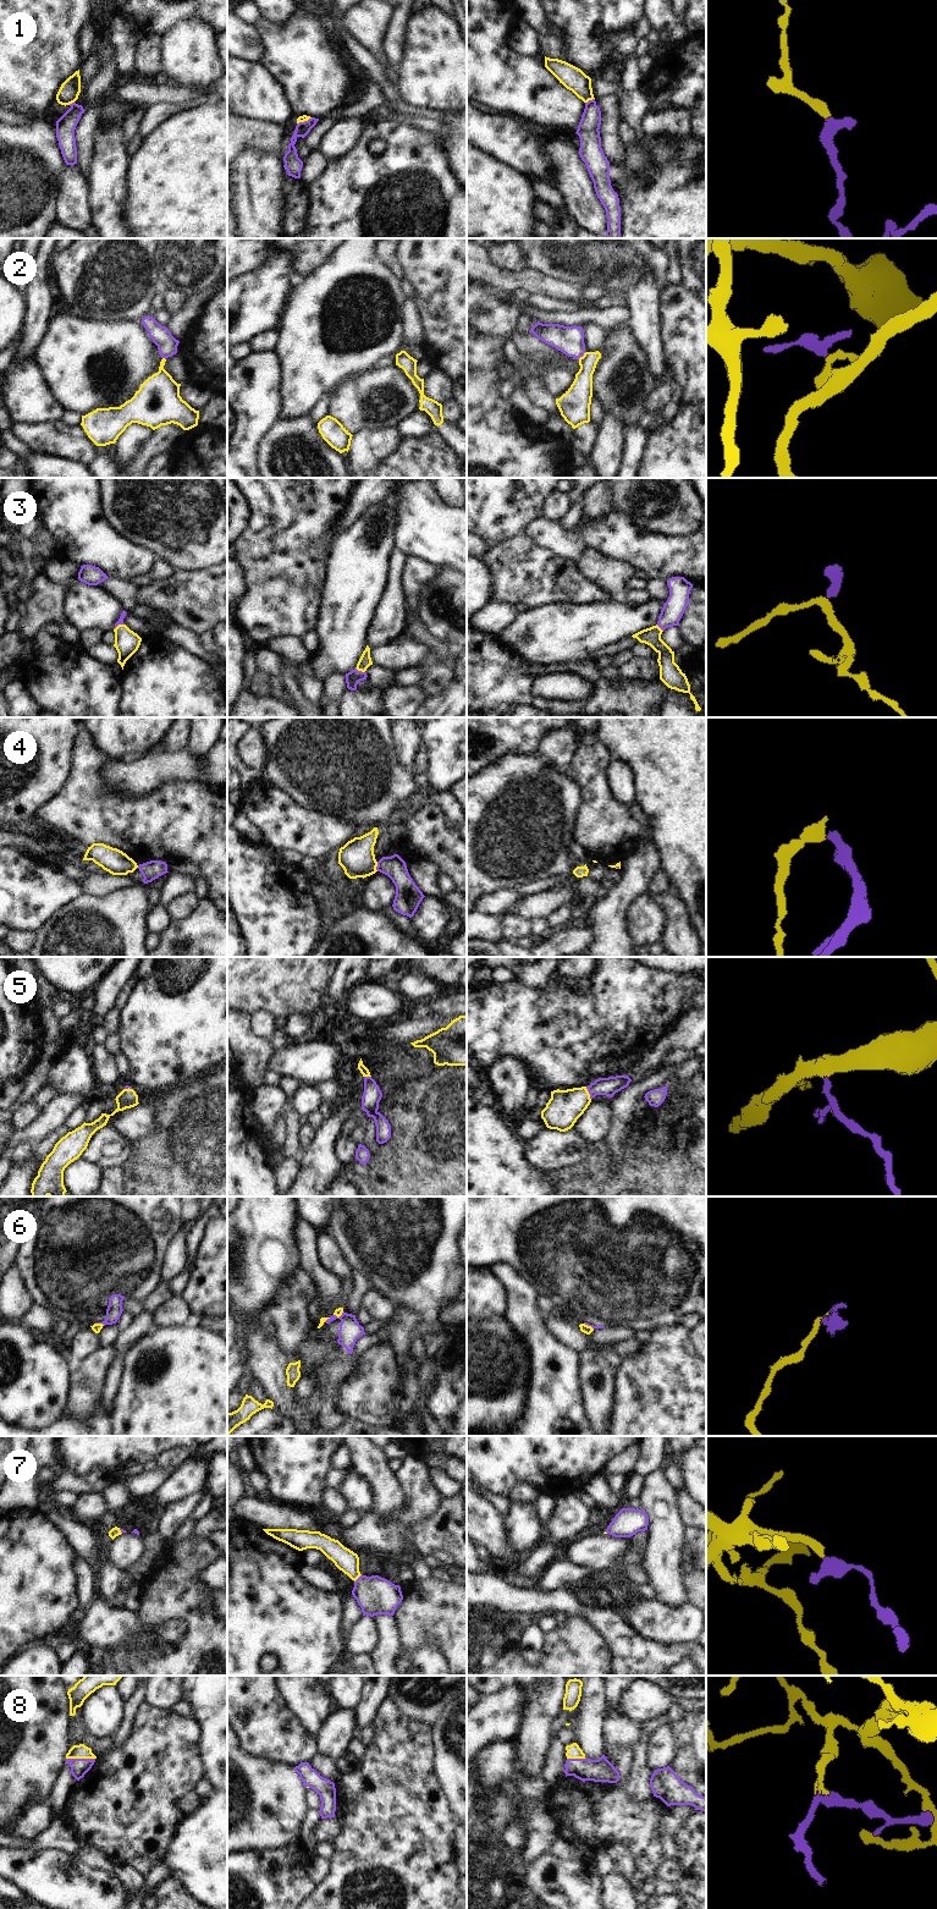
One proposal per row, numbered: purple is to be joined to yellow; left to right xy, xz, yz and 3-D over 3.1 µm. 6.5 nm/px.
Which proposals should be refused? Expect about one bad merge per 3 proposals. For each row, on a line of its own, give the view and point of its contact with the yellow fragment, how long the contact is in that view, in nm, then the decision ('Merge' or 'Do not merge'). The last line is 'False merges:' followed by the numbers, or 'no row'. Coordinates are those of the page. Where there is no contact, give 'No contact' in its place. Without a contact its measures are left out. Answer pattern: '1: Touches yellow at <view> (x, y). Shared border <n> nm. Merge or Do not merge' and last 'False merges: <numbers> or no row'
1: Touches yellow at yz (589, 99). Shared border 70 nm. Merge
2: Touches yellow at yz (583, 356). Shared border 70 nm. Do not merge
3: Touches yellow at xz (360, 670). Shared border 70 nm. Merge
4: Touches yellow at xz (376, 865). Shared border 60 nm. Do not merge
5: Touches yellow at yz (588, 1093). Shared border 90 nm. Merge
6: Touches yellow at xz (339, 1316). Shared border 80 nm. Do not merge
7: Touches yellow at xz (358, 1577). Shared border 70 nm. Merge
8: Touches yellow at xy (81, 1758). Shared border 190 nm. Merge
False merges: 2, 4, 6

